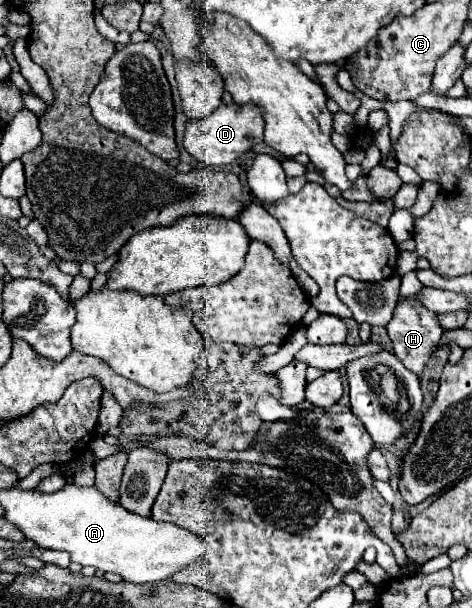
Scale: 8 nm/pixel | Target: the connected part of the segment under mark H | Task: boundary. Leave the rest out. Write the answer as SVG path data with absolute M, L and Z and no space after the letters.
M410 294L406 296L404 300L398 302L396 310L394 310L394 316L392 320L388 322L386 330L388 330L388 336L392 340L392 350L394 354L400 358L400 362L412 370L414 374L422 374L428 358L432 356L434 352L434 346L436 342L440 340L440 336L444 334L442 326L438 324L438 314L436 312L430 312L430 310L424 310L424 306L420 306L420 302L416 302L416 294Z

